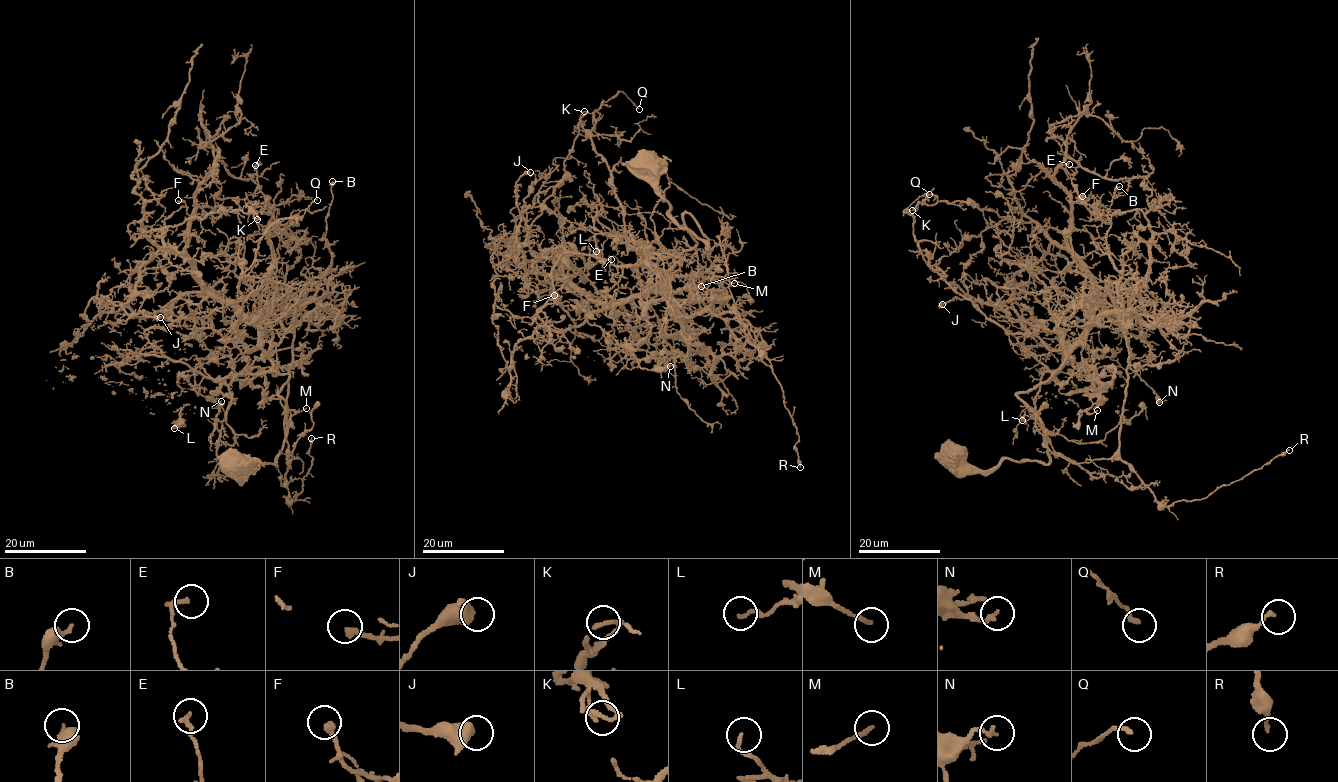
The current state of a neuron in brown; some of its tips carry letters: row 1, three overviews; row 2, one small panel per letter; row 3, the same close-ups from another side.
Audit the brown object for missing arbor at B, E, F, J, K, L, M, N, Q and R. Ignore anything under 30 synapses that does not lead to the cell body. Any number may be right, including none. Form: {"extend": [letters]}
{"extend": []}

